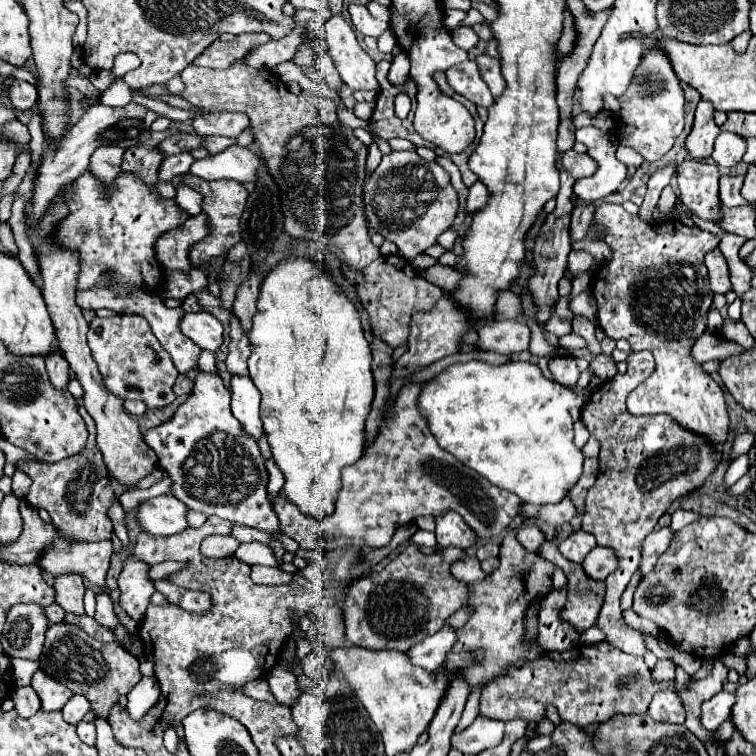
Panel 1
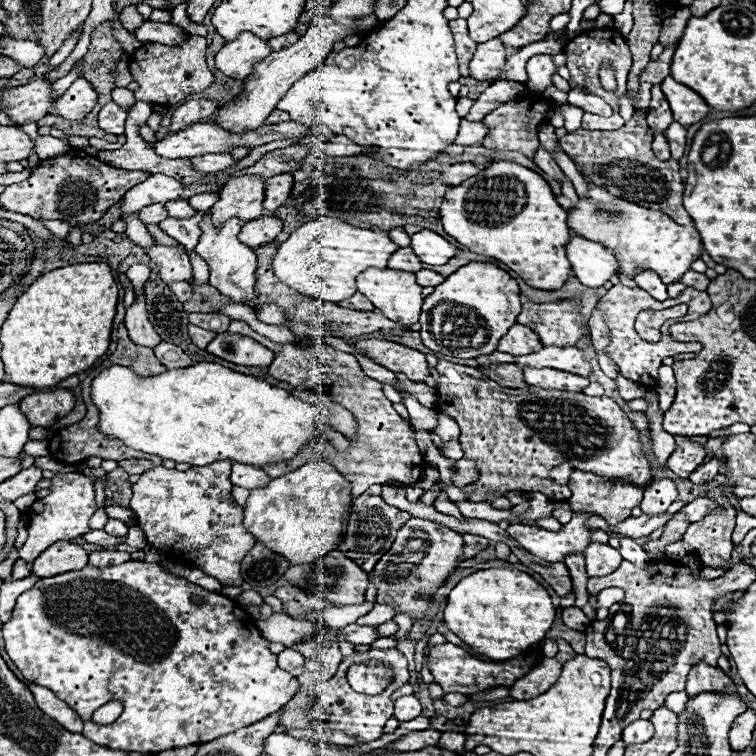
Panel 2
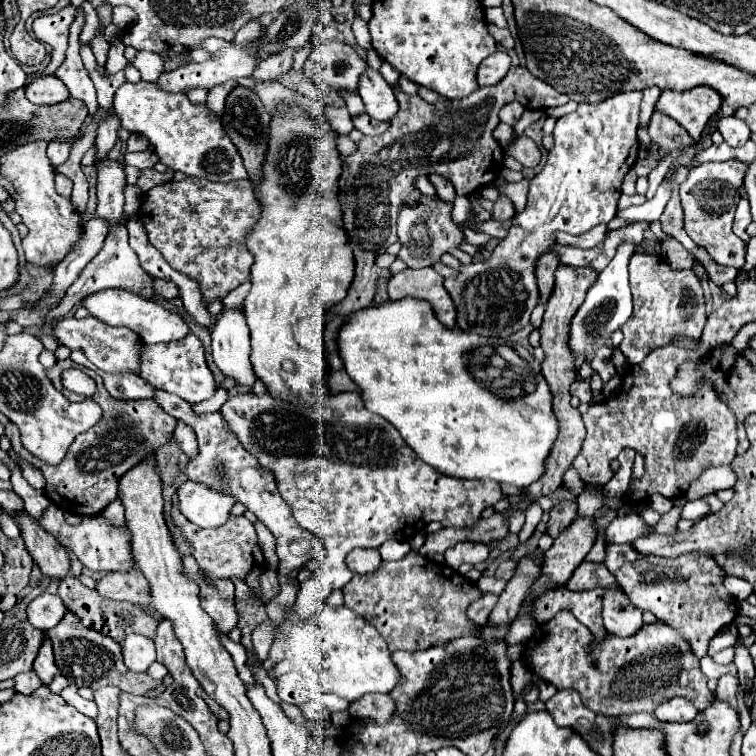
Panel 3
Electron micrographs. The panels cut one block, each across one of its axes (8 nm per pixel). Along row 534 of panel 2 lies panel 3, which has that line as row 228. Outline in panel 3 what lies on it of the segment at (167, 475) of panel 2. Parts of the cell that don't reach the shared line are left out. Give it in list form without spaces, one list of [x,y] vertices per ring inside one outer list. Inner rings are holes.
[[[186,178],[186,180],[170,180],[164,182],[142,196],[142,206],[138,212],[150,242],[160,250],[164,260],[178,272],[188,274],[190,278],[200,282],[206,304],[214,298],[224,298],[232,288],[238,288],[242,282],[250,280],[250,266],[254,256],[246,248],[246,234],[260,218],[260,202],[254,194],[250,180],[236,182],[208,182],[202,178]]]

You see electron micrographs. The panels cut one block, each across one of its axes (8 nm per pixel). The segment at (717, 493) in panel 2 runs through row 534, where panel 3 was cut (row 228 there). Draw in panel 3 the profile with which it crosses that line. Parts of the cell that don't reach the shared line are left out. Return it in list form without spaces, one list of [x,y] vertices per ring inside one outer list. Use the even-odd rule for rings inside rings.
[[[738,160],[704,162],[688,172],[688,178],[680,188],[686,234],[698,246],[706,248],[714,262],[732,268],[742,268],[746,262],[746,244],[732,232],[732,220],[740,198],[740,188],[744,184],[744,174],[746,166]]]

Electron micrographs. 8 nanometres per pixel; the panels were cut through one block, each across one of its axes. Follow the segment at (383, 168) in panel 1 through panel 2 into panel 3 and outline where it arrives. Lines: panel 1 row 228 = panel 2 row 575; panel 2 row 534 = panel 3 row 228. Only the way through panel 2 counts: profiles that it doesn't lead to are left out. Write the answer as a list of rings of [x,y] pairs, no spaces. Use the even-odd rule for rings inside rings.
[[[420,194],[420,204],[416,204],[416,208],[400,208],[398,240],[402,244],[398,258],[410,268],[426,268],[438,262],[450,248],[456,248],[464,240],[464,234],[460,224],[452,220],[452,204],[440,200],[438,196]]]

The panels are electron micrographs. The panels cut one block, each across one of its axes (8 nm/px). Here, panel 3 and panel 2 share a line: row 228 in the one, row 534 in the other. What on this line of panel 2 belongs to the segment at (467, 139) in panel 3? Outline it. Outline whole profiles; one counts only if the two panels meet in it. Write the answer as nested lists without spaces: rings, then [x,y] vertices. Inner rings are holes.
[[[380,484],[370,486],[362,496],[358,496],[352,502],[352,510],[350,510],[350,522],[348,522],[348,530],[344,534],[344,540],[340,542],[338,550],[344,552],[348,558],[356,560],[356,564],[360,564],[360,568],[364,568],[366,572],[372,572],[372,568],[376,566],[376,560],[380,560],[380,556],[384,556],[384,552],[388,552],[388,548],[392,546],[396,532],[410,520],[410,514],[404,510],[398,510],[390,504],[386,504],[380,498]]]

